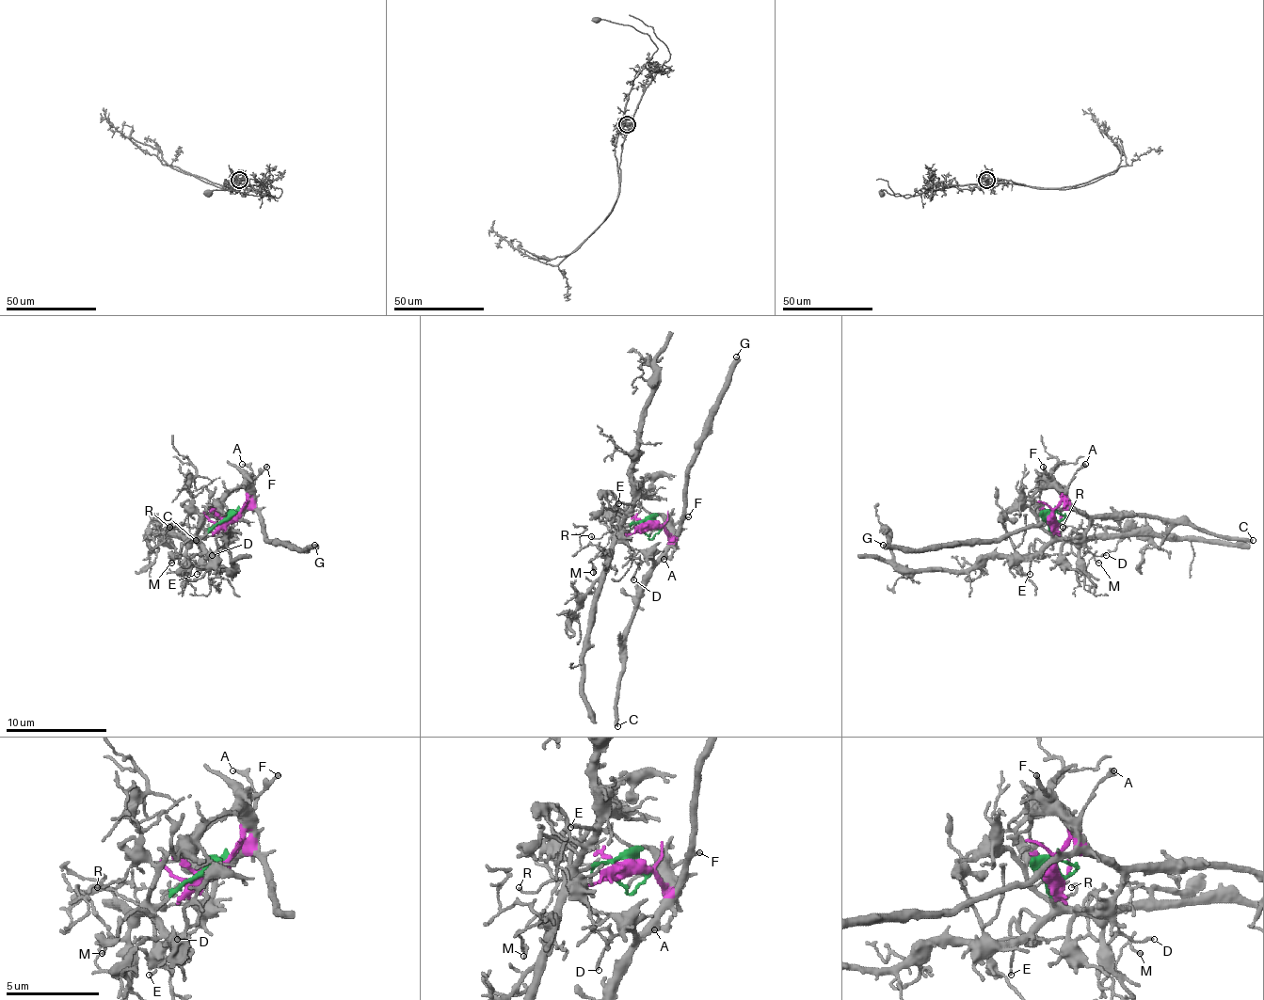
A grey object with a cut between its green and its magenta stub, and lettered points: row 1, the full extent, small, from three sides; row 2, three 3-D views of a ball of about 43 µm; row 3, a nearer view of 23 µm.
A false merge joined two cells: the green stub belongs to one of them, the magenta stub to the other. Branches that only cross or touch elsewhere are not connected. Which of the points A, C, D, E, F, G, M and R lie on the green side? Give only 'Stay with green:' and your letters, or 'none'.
Stay with green: E, M, R

